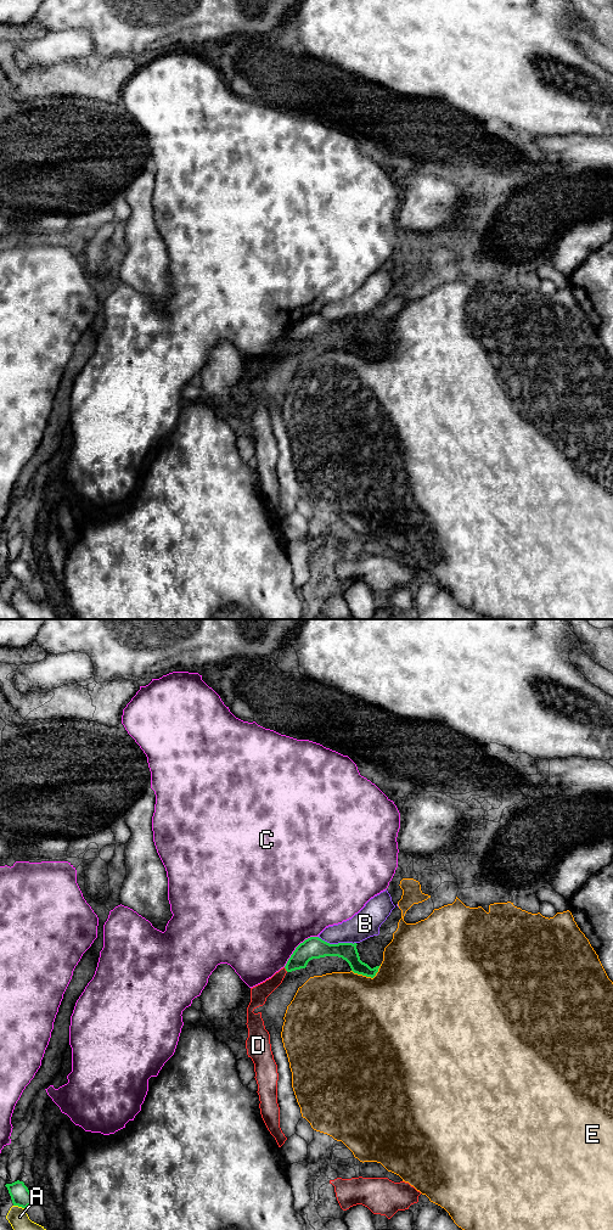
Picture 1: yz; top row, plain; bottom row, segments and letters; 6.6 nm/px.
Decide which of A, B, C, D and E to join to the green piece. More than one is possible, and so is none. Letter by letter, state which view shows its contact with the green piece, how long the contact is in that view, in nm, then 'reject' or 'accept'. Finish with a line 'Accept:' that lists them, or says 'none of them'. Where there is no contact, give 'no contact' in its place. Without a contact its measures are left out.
A: yz | 90 nm | reject
B: yz | 260 nm | reject
C: yz | 300 nm | reject
D: yz | 40 nm | reject
E: yz | 200 nm | reject
Accept: none of them

